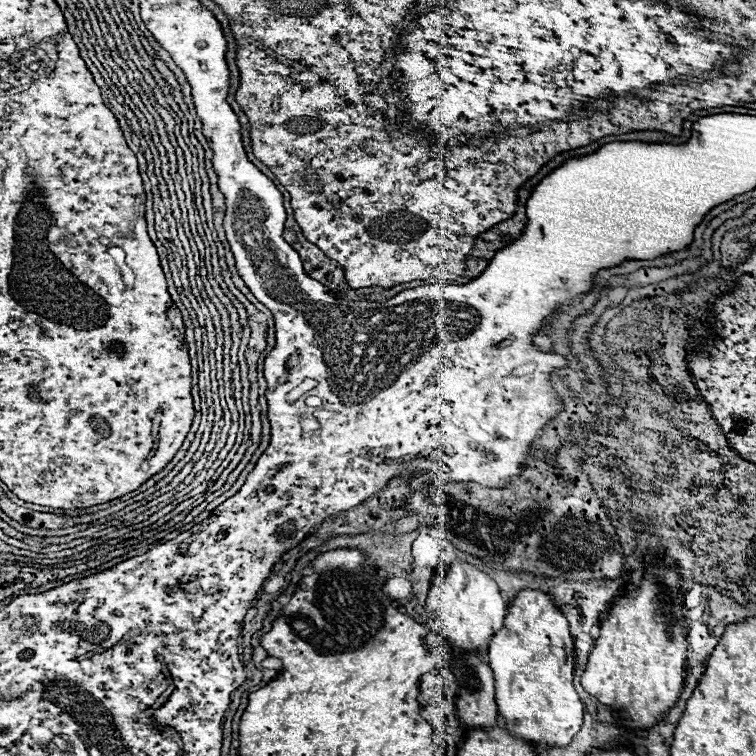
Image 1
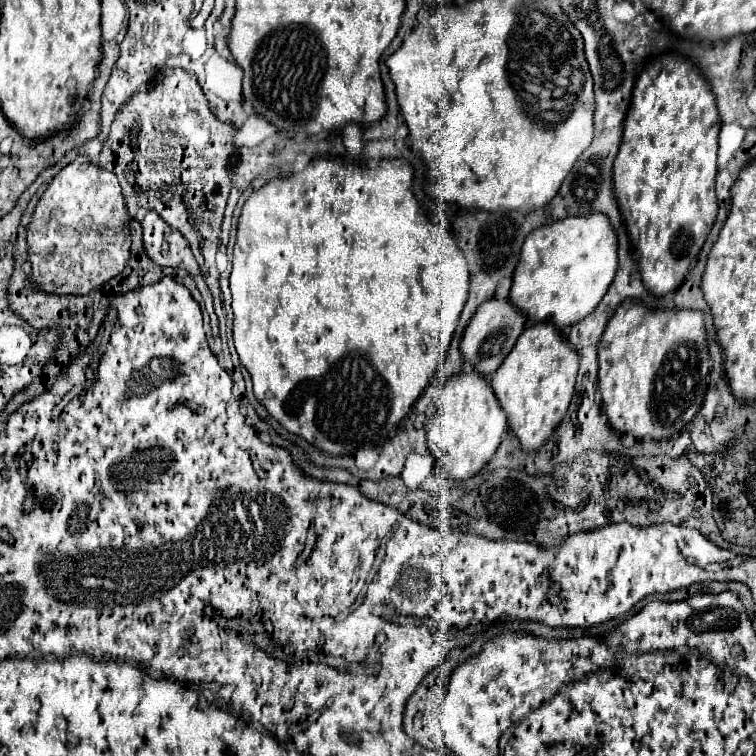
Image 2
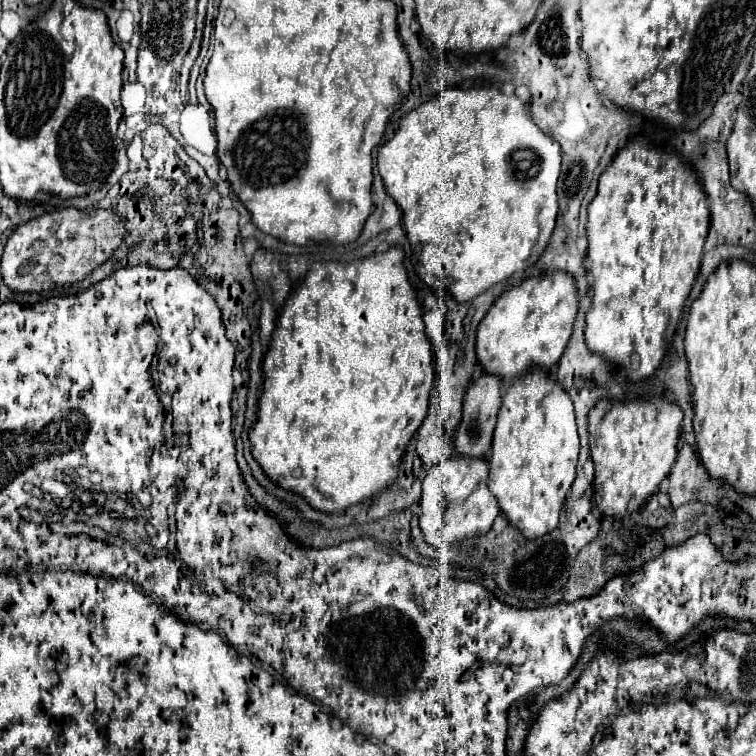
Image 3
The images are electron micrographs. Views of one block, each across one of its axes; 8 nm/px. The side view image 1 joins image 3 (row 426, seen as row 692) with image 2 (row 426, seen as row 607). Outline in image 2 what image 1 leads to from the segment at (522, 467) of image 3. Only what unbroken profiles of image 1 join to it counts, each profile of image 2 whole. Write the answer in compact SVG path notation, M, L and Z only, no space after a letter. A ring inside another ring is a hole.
M530 324L514 344L514 352L506 356L506 364L492 376L492 388L508 416L510 432L520 440L522 450L538 450L552 430L564 418L574 394L580 356L552 324Z

